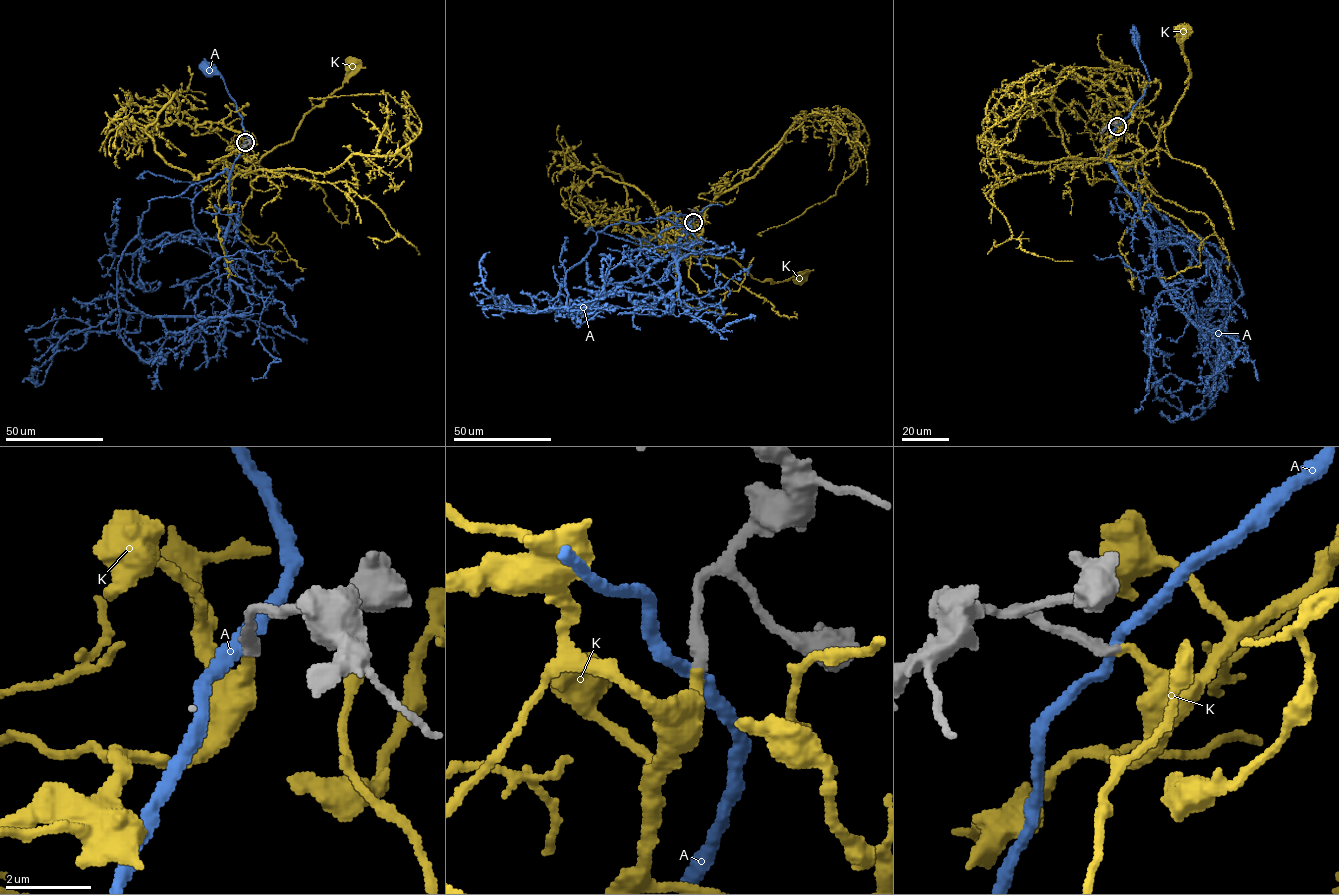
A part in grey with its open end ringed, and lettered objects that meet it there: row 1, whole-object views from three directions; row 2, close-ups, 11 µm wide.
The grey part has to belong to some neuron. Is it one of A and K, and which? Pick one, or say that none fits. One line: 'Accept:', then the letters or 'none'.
Accept: K

